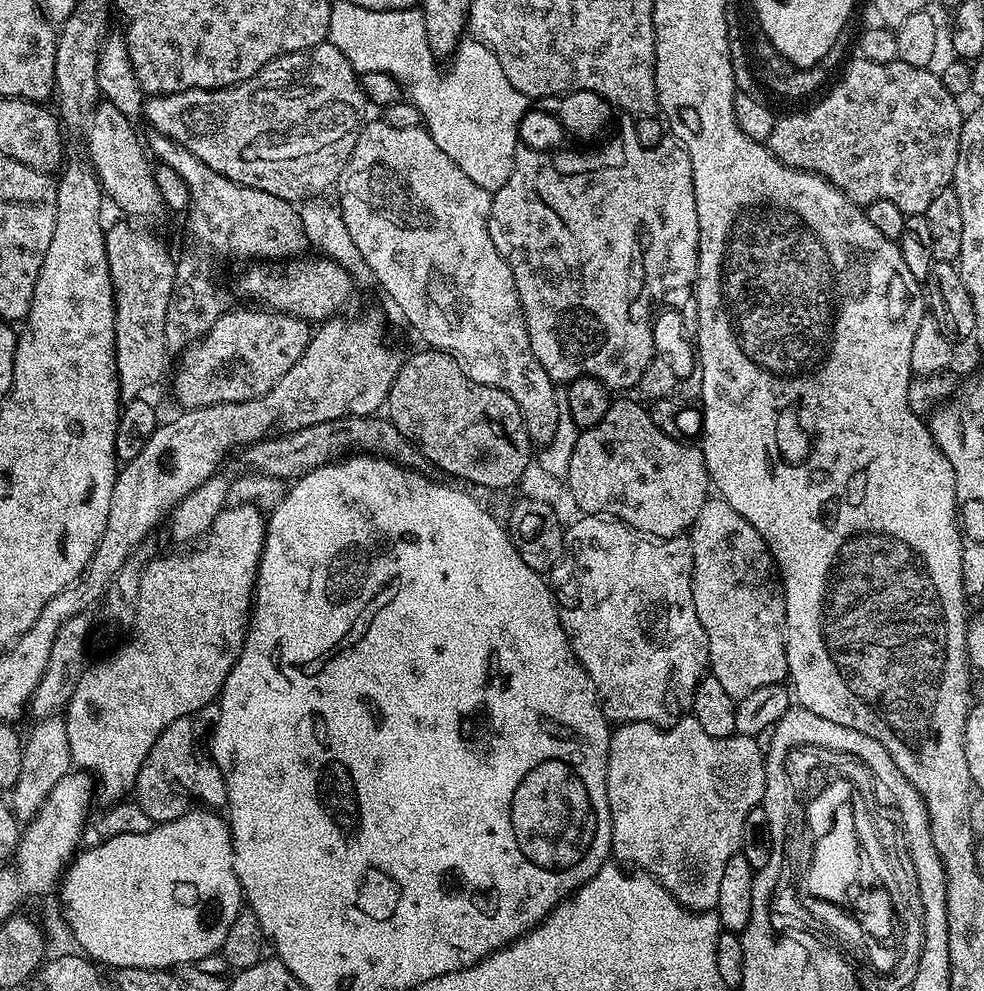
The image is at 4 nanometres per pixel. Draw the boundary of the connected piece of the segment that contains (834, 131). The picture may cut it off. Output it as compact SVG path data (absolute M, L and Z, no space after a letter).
M863 58L849 59L844 72L844 77L836 84L836 89L829 96L824 96L809 112L792 112L789 116L781 115L777 119L774 130L766 141L768 148L786 166L791 168L801 168L804 172L816 172L824 176L835 188L840 188L846 198L850 198L854 203L861 206L873 204L876 200L894 202L898 210L902 210L905 216L921 215L928 207L930 202L943 188L949 187L953 183L956 174L956 163L960 153L960 131L964 125L965 113L960 112L961 101L946 90L946 86L940 81L939 75L931 67L919 68L910 66L901 60L891 60L883 64L882 62L870 62Z

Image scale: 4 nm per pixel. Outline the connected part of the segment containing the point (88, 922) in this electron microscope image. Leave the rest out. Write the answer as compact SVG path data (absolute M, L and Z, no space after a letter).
M193 810L185 816L174 818L165 824L156 824L146 834L122 834L109 840L101 839L93 848L85 847L77 851L69 863L59 885L59 907L73 930L81 953L97 965L105 964L109 970L117 968L158 968L176 970L181 964L198 962L198 958L217 955L226 942L226 930L230 930L230 922L242 911L242 893L240 879L234 870L234 854L232 853L232 830L223 815L212 810Z

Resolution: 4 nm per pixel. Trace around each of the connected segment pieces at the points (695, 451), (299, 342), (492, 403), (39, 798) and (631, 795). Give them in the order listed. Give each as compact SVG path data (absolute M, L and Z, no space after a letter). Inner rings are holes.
M613 399L606 410L606 418L598 426L583 429L574 442L574 454L570 458L570 470L566 477L568 492L584 514L607 516L653 538L671 538L691 529L710 496L708 467L704 453L695 443L667 436L654 426L651 411L643 403Z
M248 308L224 312L204 337L179 353L180 365L172 380L172 392L181 409L258 398L269 392L278 378L302 358L314 335L309 321L271 310L256 311L260 312Z
M425 347L423 351L414 353L409 360L401 363L394 386L390 386L387 419L411 444L416 445L433 469L441 468L446 475L465 480L460 481L465 485L477 484L480 488L514 487L523 478L528 463L534 460L534 445L528 437L518 402L494 386L466 378L466 374L462 374L462 366L458 366L450 354L437 352L430 347Z
M48 716L45 720L36 720L33 725L32 733L24 740L22 774L18 774L18 782L10 790L11 809L20 822L27 822L36 816L42 802L46 802L50 790L54 790L54 786L58 786L64 775L74 768L70 738L66 738L64 716Z
M690 714L665 728L646 722L621 723L617 728L610 738L606 774L612 815L611 855L621 865L651 876L689 912L713 911L726 862L741 851L746 814L761 807L764 799L765 753L758 750L751 736L710 738Z

